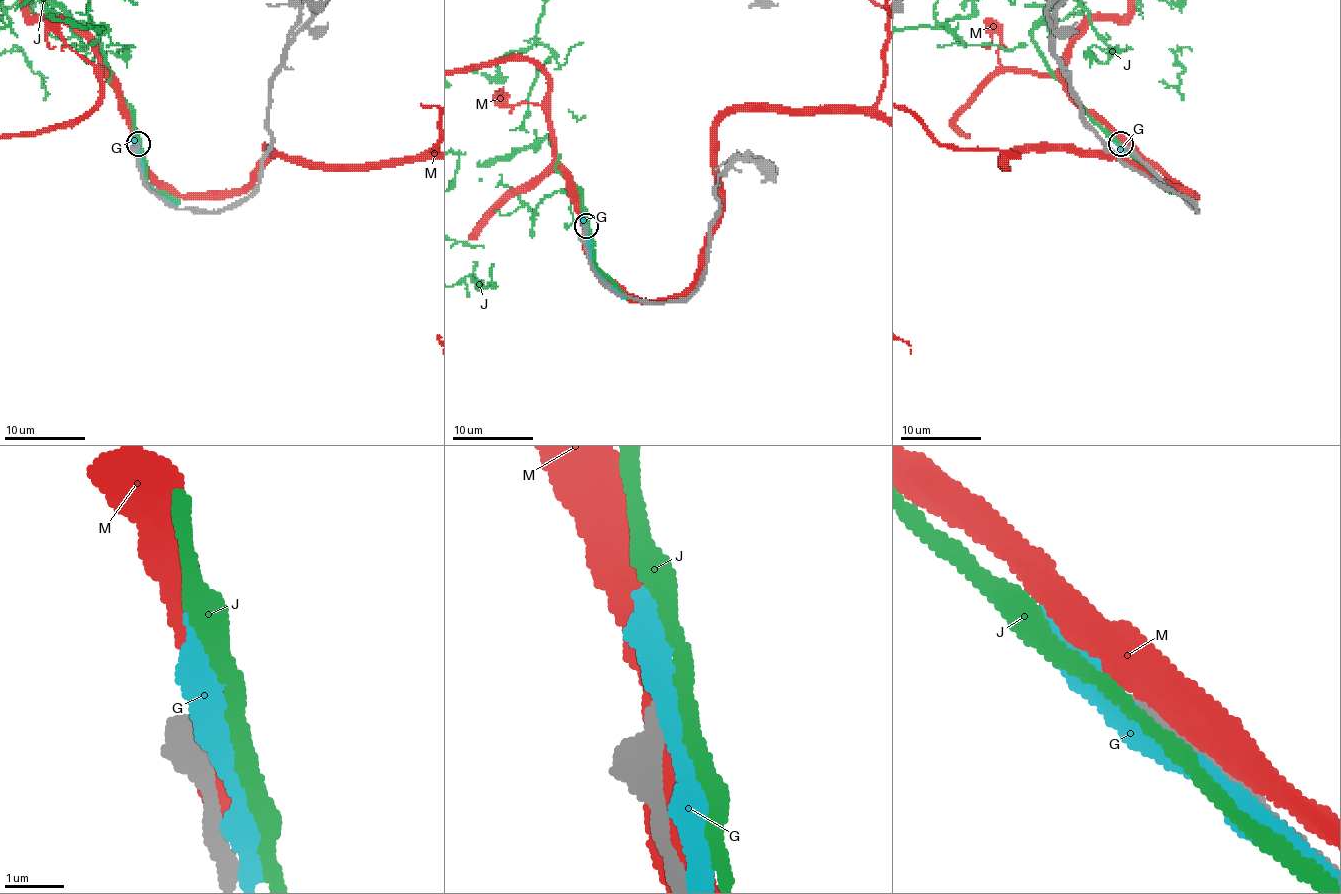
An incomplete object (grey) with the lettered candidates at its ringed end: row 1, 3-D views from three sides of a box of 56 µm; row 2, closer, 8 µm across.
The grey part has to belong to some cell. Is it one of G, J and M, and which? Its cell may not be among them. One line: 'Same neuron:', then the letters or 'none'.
Same neuron: none

